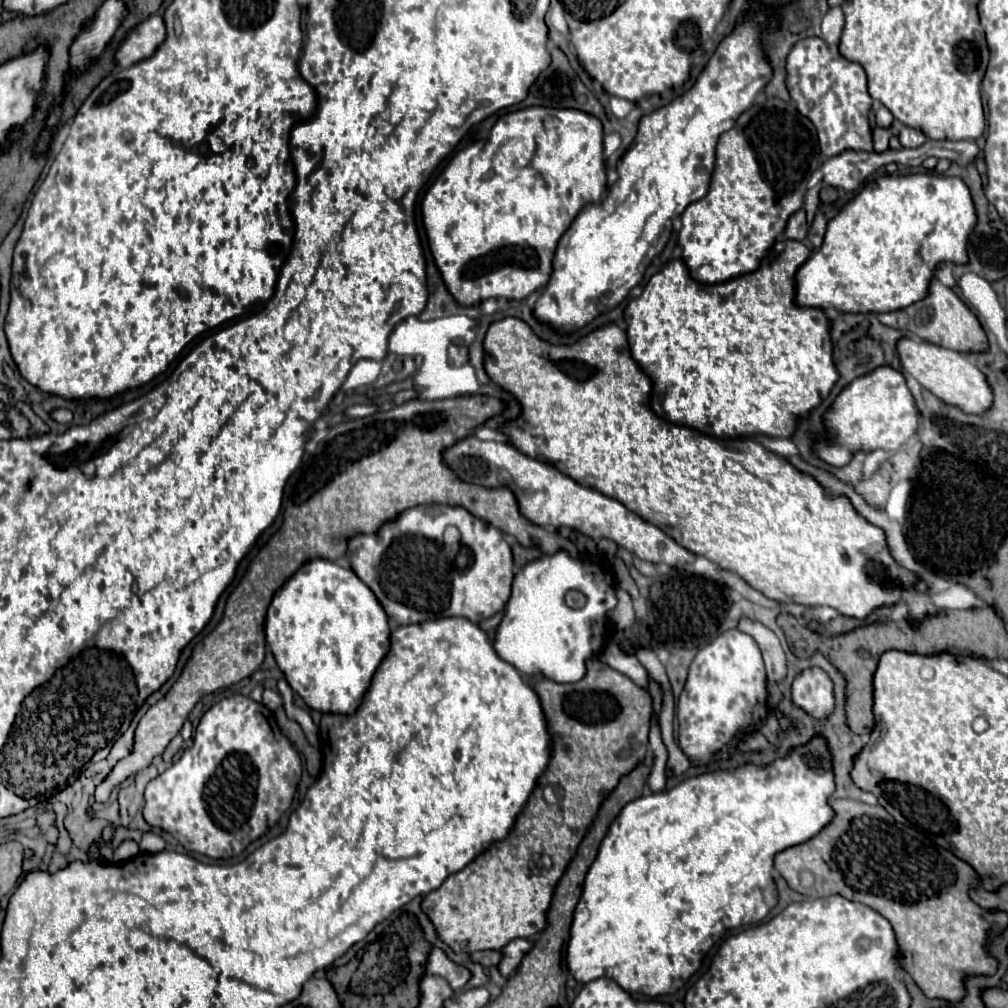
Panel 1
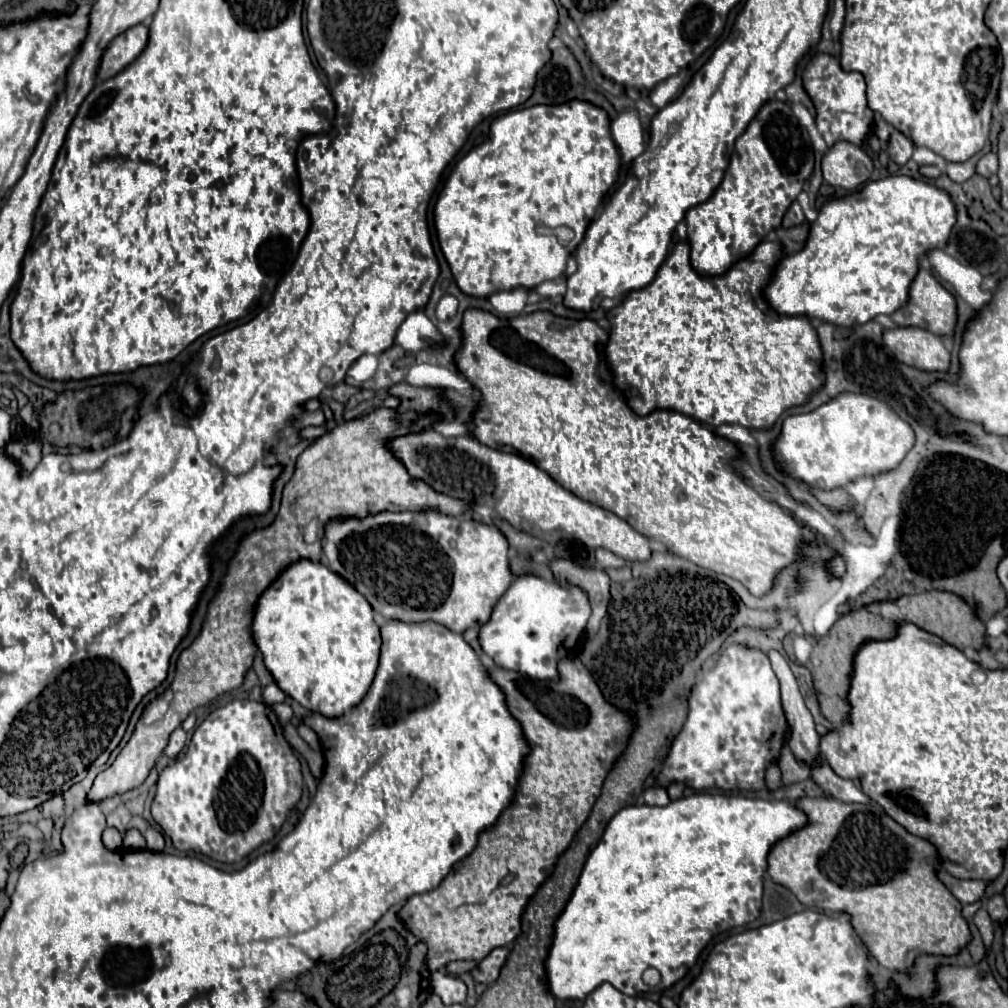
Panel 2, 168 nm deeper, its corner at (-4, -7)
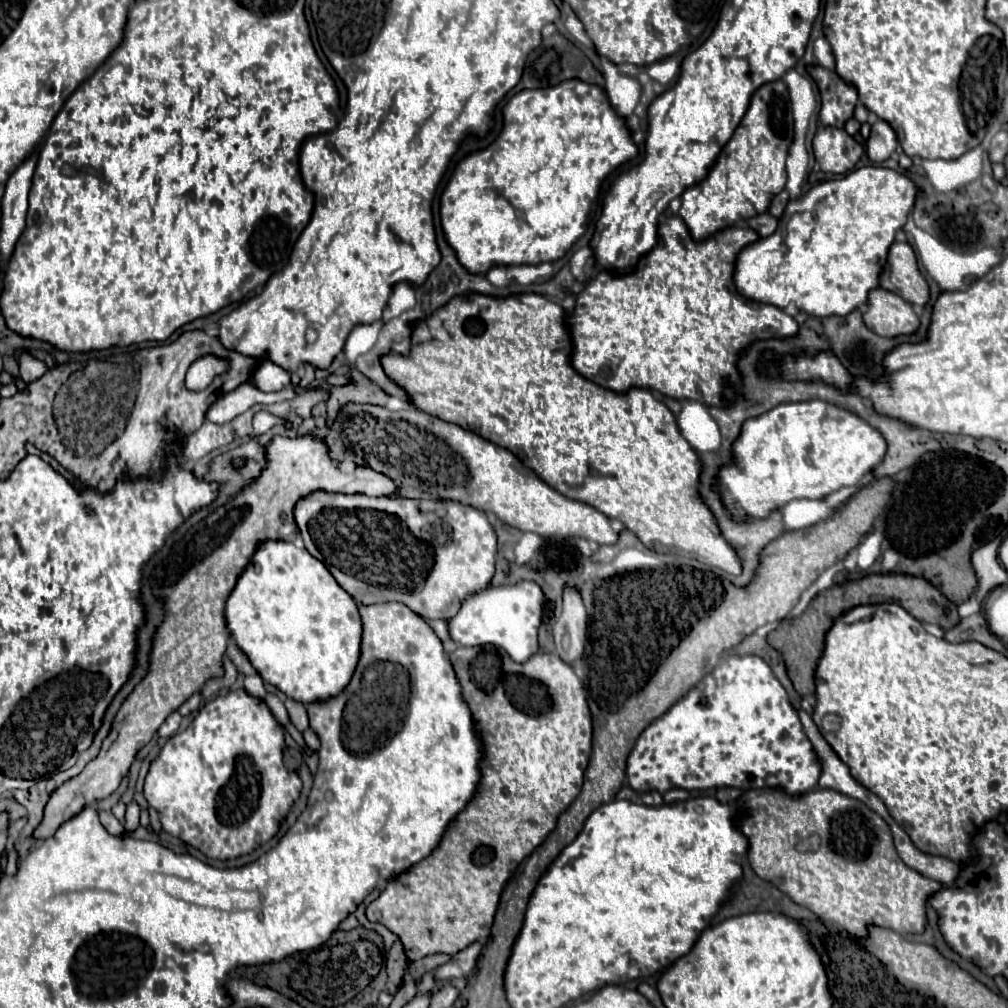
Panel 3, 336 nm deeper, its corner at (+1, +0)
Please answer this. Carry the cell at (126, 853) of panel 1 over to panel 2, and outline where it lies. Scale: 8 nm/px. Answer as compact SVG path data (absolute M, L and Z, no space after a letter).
M128 829L126 835L124 835L124 847L126 849L144 849L146 839L138 829Z

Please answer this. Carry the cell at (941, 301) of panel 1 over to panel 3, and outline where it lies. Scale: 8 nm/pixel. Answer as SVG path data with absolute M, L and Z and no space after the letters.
M895 242L891 246L887 266L881 274L881 286L917 306L925 306L931 296L929 284L919 272L915 252L905 242Z

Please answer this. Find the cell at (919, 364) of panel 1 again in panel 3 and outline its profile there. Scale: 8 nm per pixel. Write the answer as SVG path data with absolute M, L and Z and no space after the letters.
M883 288L869 292L869 310L863 314L869 330L883 338L911 336L919 328L919 318L911 304Z

